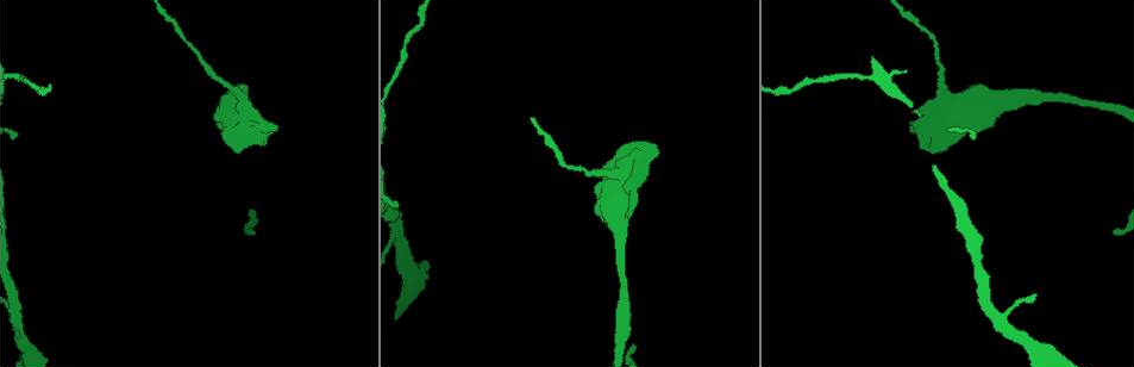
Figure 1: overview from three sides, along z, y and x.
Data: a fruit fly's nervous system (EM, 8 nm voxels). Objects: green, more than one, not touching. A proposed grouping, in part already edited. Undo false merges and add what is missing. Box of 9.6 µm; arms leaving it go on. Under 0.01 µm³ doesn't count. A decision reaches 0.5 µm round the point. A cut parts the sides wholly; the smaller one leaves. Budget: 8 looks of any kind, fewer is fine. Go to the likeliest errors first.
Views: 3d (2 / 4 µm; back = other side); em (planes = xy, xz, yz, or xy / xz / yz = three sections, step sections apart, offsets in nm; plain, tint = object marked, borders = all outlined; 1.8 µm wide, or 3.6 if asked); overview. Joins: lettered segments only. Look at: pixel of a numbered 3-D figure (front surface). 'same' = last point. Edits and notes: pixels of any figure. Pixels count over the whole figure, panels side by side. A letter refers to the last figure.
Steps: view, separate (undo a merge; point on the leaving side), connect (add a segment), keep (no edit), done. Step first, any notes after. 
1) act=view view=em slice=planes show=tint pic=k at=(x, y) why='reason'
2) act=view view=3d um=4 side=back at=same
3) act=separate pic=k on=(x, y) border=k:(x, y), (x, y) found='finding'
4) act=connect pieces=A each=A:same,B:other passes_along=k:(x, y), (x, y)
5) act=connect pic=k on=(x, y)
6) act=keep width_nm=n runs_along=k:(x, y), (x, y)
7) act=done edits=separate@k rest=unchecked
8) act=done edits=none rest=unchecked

act=view view=em slice=planes show=tint pic=1 at=(911, 129) why='free end'

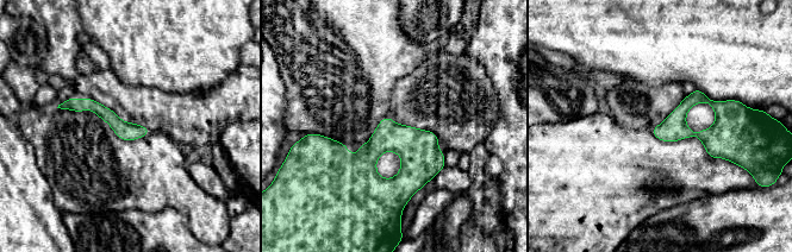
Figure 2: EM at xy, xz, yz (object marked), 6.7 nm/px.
act=view view=em slice=planes show=borders at=same

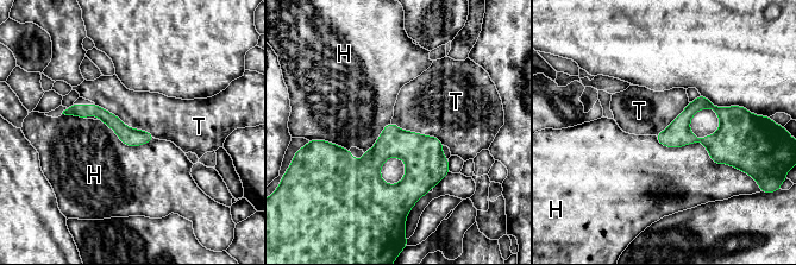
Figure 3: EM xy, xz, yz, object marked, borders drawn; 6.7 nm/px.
act=keep each=H:other,T:other runs_along=3:(68, 112), (98, 111), (149, 138) found='no lettered segment goes on from it'

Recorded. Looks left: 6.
act=view view=3d um=4 pic=1 at=(246, 85) why='branch stops here'

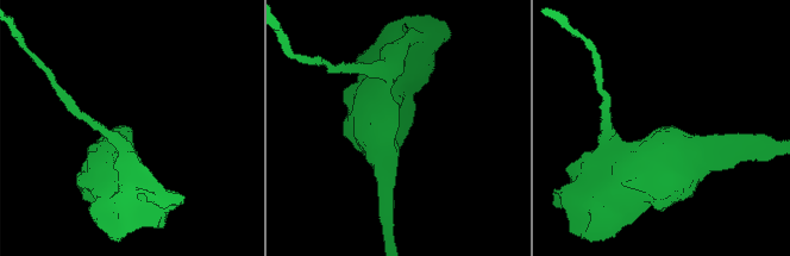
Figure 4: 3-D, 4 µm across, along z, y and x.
act=view view=em um=3.6 slice=planes show=tint pic=4 at=(394, 134)

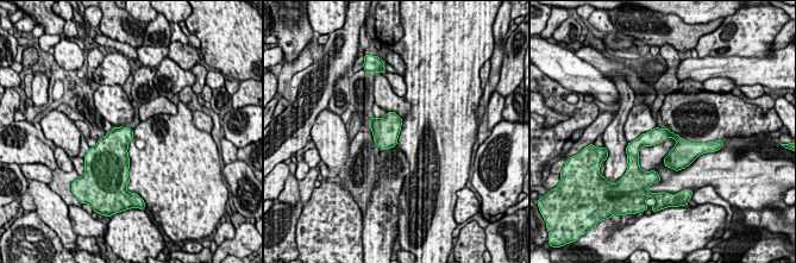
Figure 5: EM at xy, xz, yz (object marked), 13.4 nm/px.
act=view view=em um=3.6 slice=planes show=borders at=same

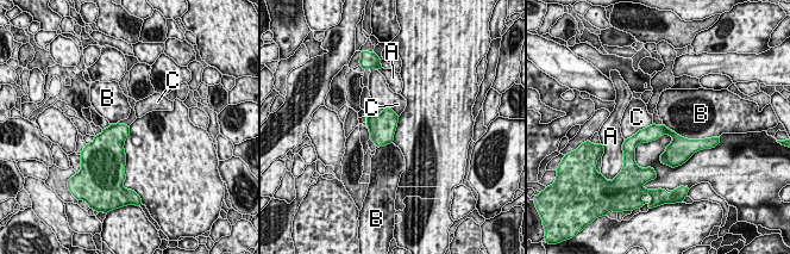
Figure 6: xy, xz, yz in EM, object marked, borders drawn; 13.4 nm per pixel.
act=keep each=A:other,B:other,C:other border=6:(672, 130), (687, 138), (700, 140) found='no lettered segment goes on from it'

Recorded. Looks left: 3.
act=view view=3d um=2 pic=1 at=(18, 320) why='arms part here'

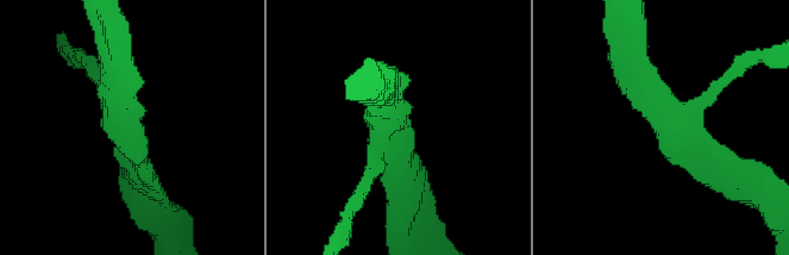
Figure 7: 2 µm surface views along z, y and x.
act=view view=em slice=planes show=borders pic=7 at=(677, 132) arms=3 why='need the tissue'

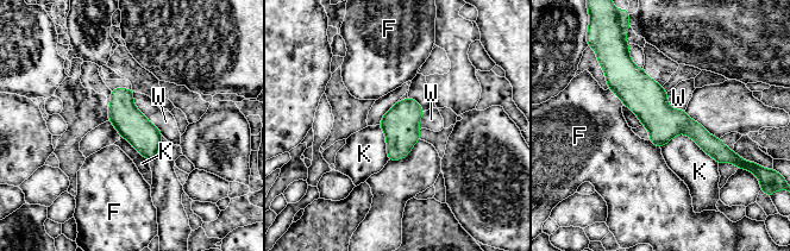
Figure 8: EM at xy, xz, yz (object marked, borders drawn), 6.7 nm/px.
act=keep longest_contact=K:420nm each=F:other,K:other,W:other border=8:(133, 92), (133, 105), (162, 135) found='all the same cell'

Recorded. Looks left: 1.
act=done edits=none rest=unchecked

